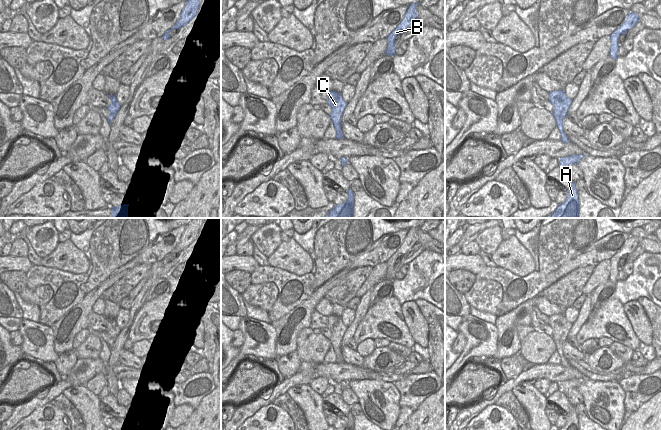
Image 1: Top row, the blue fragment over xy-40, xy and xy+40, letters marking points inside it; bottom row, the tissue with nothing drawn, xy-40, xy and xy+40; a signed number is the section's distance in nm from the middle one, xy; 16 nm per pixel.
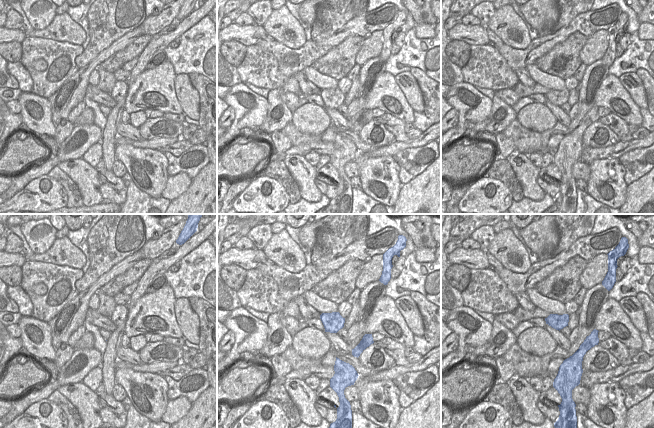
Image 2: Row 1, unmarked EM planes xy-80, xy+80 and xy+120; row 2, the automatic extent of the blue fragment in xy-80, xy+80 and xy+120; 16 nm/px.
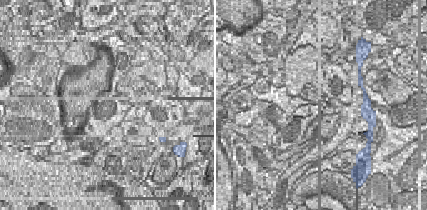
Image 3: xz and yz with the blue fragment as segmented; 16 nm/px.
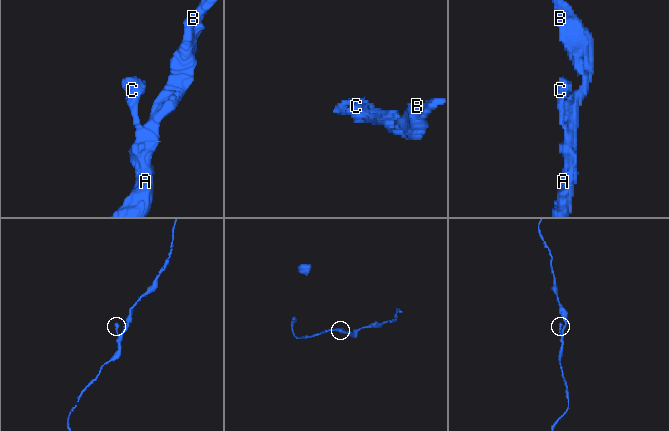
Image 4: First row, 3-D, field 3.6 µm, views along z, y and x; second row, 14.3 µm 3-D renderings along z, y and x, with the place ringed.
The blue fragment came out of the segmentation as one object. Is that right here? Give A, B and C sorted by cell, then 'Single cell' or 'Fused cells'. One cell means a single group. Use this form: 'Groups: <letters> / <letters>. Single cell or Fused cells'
Groups: A B C. Single cell.

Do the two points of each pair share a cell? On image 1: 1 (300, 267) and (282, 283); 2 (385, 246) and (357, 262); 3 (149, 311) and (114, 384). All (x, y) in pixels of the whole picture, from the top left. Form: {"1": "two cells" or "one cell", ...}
{"1": "two cells", "2": "one cell", "3": "two cells"}

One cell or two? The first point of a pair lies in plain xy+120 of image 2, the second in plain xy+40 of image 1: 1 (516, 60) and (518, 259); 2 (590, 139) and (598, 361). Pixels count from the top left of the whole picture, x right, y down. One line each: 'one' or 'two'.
1: two
2: one

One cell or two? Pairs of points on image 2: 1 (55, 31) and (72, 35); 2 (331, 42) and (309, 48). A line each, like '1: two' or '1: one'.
1: one
2: one

